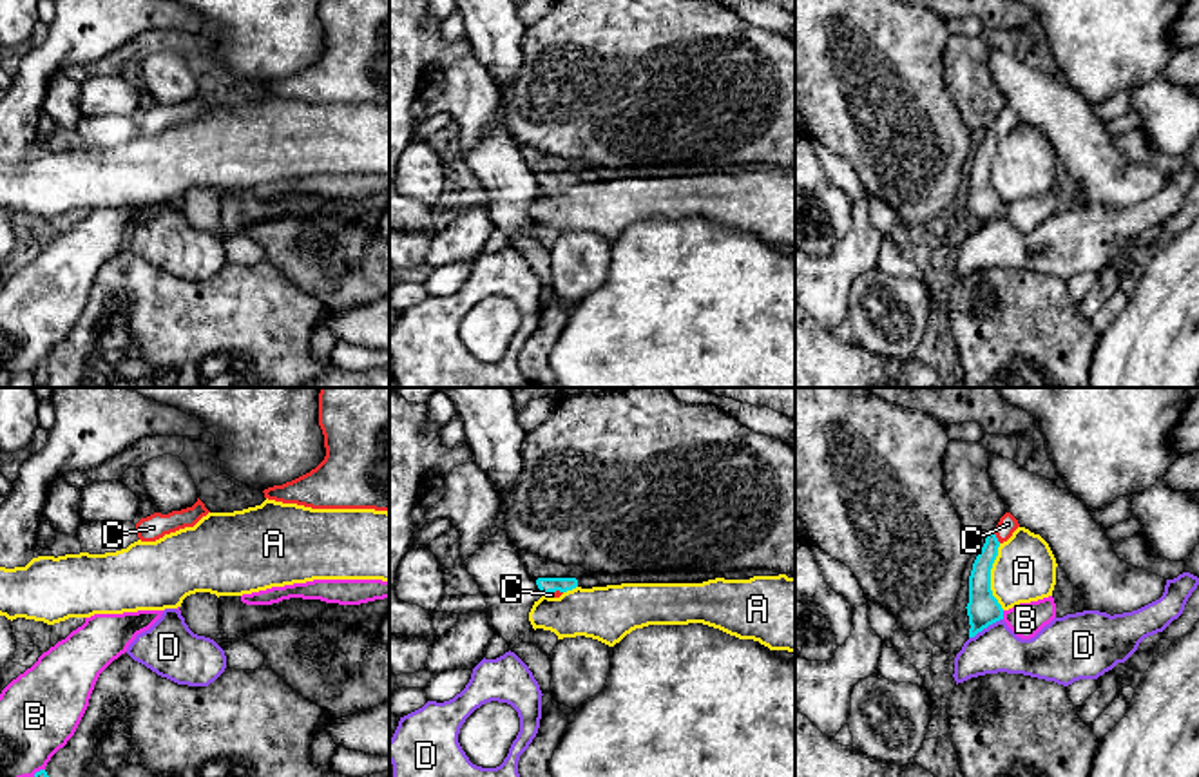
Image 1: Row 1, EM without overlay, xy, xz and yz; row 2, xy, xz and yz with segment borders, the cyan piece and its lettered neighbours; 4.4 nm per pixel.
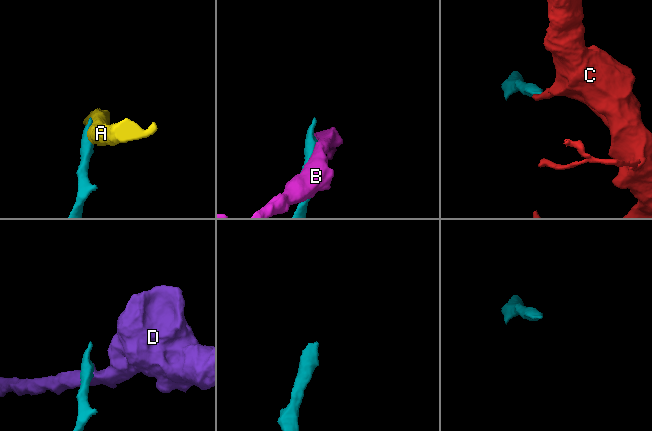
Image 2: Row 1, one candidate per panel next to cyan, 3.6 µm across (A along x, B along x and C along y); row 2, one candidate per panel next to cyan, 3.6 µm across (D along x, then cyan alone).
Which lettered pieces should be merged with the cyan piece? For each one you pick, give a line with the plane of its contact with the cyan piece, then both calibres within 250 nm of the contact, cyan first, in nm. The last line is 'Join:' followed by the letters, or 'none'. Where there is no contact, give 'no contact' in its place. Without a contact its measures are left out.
C: yz | 100/90 nm
Join: C

